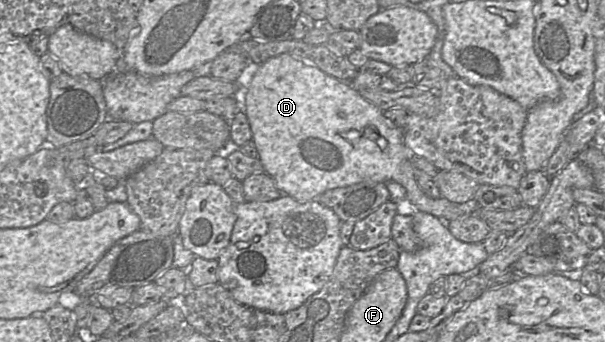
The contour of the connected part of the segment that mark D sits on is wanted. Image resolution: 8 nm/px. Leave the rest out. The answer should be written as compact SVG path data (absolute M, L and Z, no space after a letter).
M283 53L276 57L272 57L262 64L260 64L258 70L254 74L244 96L244 112L246 113L249 124L252 131L252 140L258 150L258 158L260 159L265 173L272 177L277 189L284 195L289 195L299 202L308 202L316 199L323 192L349 185L357 184L363 181L383 182L388 180L394 180L401 184L407 191L406 208L412 211L420 211L430 215L433 215L445 223L449 221L471 215L476 213L476 202L466 203L453 203L446 198L440 197L438 199L432 199L428 197L419 187L415 175L413 172L413 166L409 161L410 151L404 143L404 129L395 126L388 118L385 117L383 111L374 104L367 101L361 96L358 90L351 87L348 83L345 83L333 76L330 76L320 70L313 62L305 62L300 57L294 57L290 54Z

